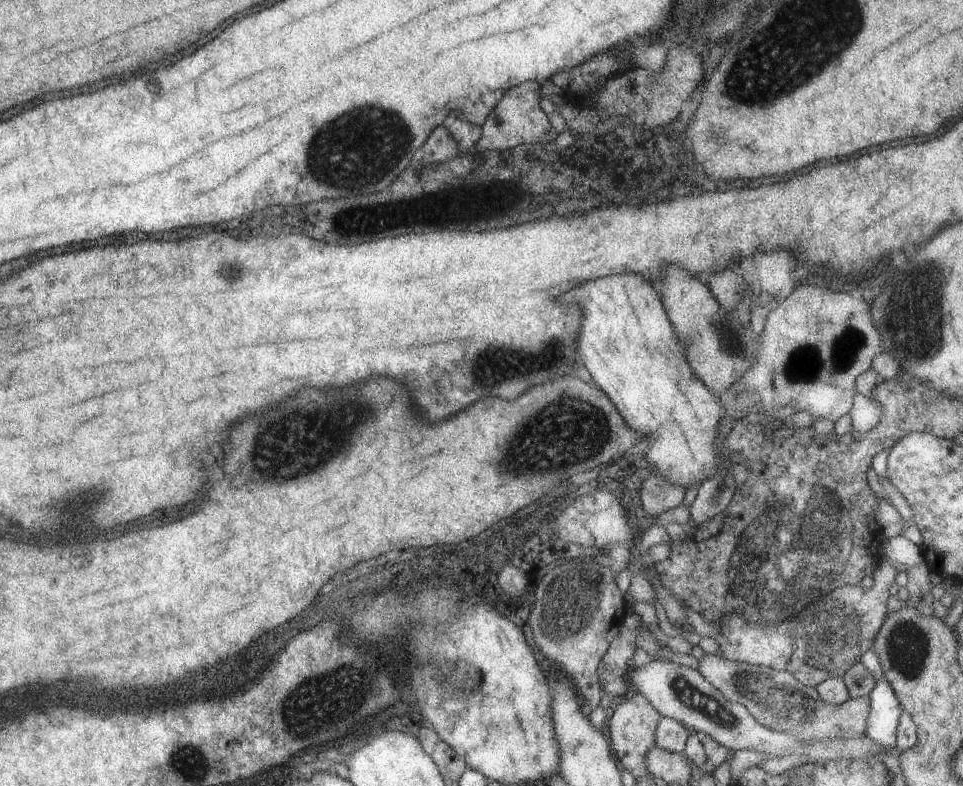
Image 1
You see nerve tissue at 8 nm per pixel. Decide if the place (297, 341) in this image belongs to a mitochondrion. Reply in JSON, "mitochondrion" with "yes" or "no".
{"mitochondrion":"no"}

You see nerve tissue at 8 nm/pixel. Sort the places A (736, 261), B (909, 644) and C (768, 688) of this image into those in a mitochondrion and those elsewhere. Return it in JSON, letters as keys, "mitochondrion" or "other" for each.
{"A":"other","B":"mitochondrion","C":"mitochondrion"}

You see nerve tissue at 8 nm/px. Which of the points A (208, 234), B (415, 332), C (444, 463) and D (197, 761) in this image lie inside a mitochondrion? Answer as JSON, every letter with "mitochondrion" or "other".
{"A":"other","B":"other","C":"other","D":"mitochondrion"}

